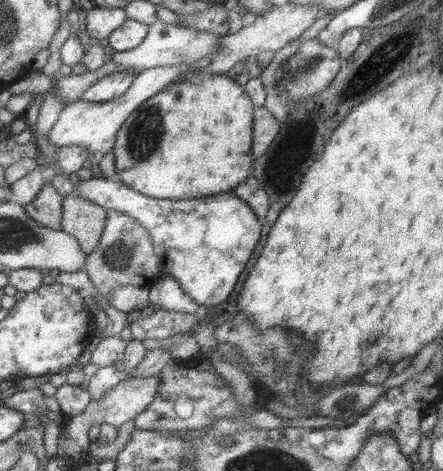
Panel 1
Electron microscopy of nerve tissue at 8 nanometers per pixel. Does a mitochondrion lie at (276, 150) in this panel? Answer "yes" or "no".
no

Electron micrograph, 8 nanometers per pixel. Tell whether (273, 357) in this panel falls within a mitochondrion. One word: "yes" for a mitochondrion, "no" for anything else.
yes

